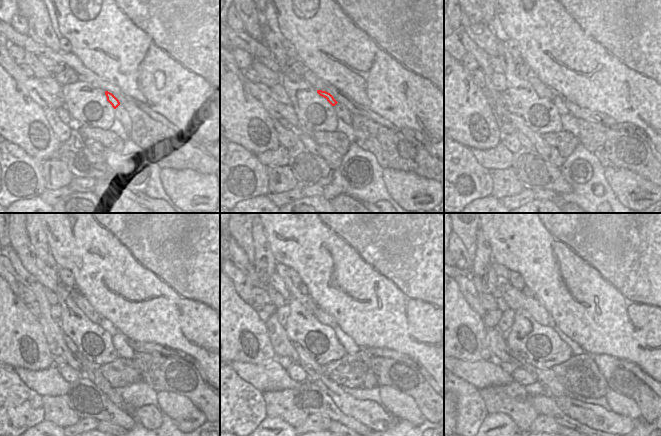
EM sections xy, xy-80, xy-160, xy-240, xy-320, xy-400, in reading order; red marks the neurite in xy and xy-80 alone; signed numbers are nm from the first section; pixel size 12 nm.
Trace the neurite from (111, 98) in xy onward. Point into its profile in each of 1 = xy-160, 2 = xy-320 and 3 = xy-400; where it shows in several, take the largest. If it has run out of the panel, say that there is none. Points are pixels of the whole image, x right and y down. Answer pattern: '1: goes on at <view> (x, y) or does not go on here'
1: goes on at xy-160 (542, 90)
2: goes on at xy-320 (306, 300)
3: goes on at xy-400 (502, 272)

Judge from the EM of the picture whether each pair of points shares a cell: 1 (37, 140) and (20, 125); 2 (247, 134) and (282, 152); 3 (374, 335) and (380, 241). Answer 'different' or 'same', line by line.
1: same
2: different
3: same

